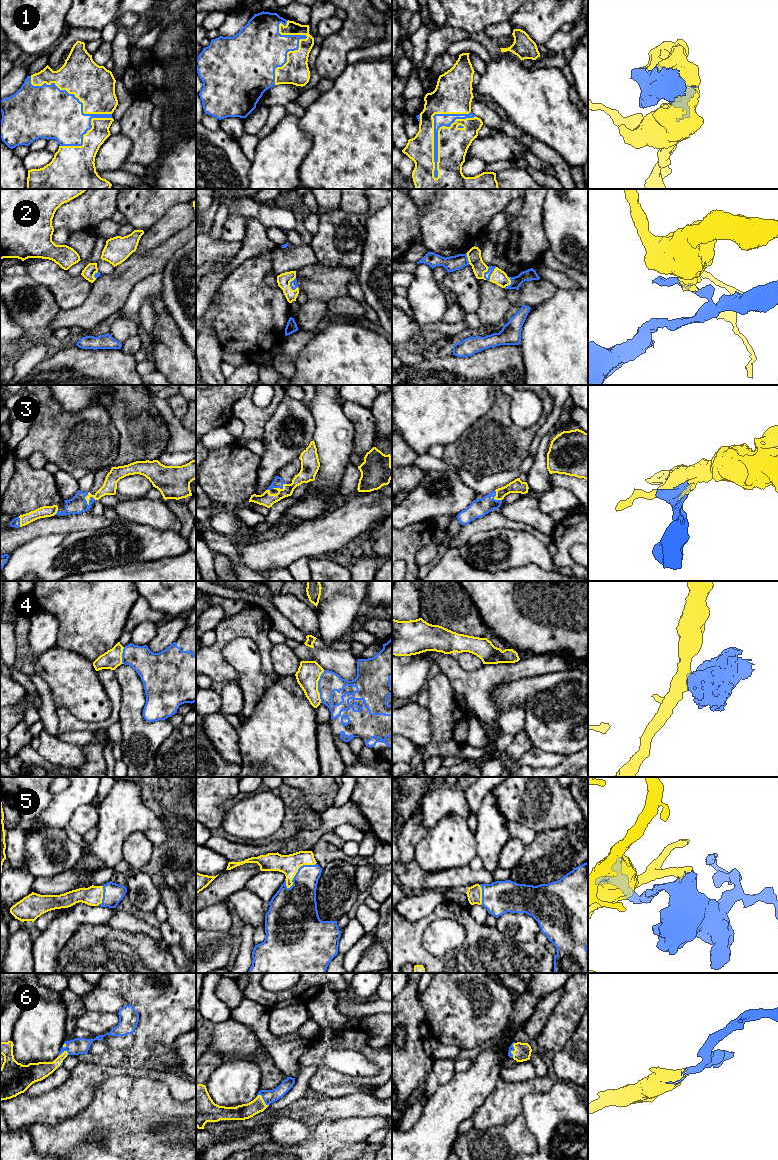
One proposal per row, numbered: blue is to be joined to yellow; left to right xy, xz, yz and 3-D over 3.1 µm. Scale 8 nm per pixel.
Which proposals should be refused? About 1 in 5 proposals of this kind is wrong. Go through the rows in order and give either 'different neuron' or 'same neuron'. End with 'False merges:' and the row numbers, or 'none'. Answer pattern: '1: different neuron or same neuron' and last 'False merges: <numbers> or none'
1: same neuron
2: different neuron
3: same neuron
4: different neuron
5: same neuron
6: same neuron
False merges: 2, 4

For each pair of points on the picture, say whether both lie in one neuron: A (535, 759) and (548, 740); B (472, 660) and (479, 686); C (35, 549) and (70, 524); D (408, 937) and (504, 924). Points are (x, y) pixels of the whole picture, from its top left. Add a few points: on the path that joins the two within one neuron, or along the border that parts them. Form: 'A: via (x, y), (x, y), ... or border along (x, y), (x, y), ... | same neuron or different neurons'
A: border along (533, 745), (545, 751), (558, 752), (565, 755) | different neurons
B: border along (456, 660), (468, 671), (476, 670), (483, 664) | different neurons
C: border along (80, 530), (36, 536), (34, 538) | different neurons
D: border along (495, 926), (506, 938), (514, 940) | different neurons

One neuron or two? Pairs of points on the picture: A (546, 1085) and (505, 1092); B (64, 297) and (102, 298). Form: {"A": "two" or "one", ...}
{"A": "one", "B": "two"}

